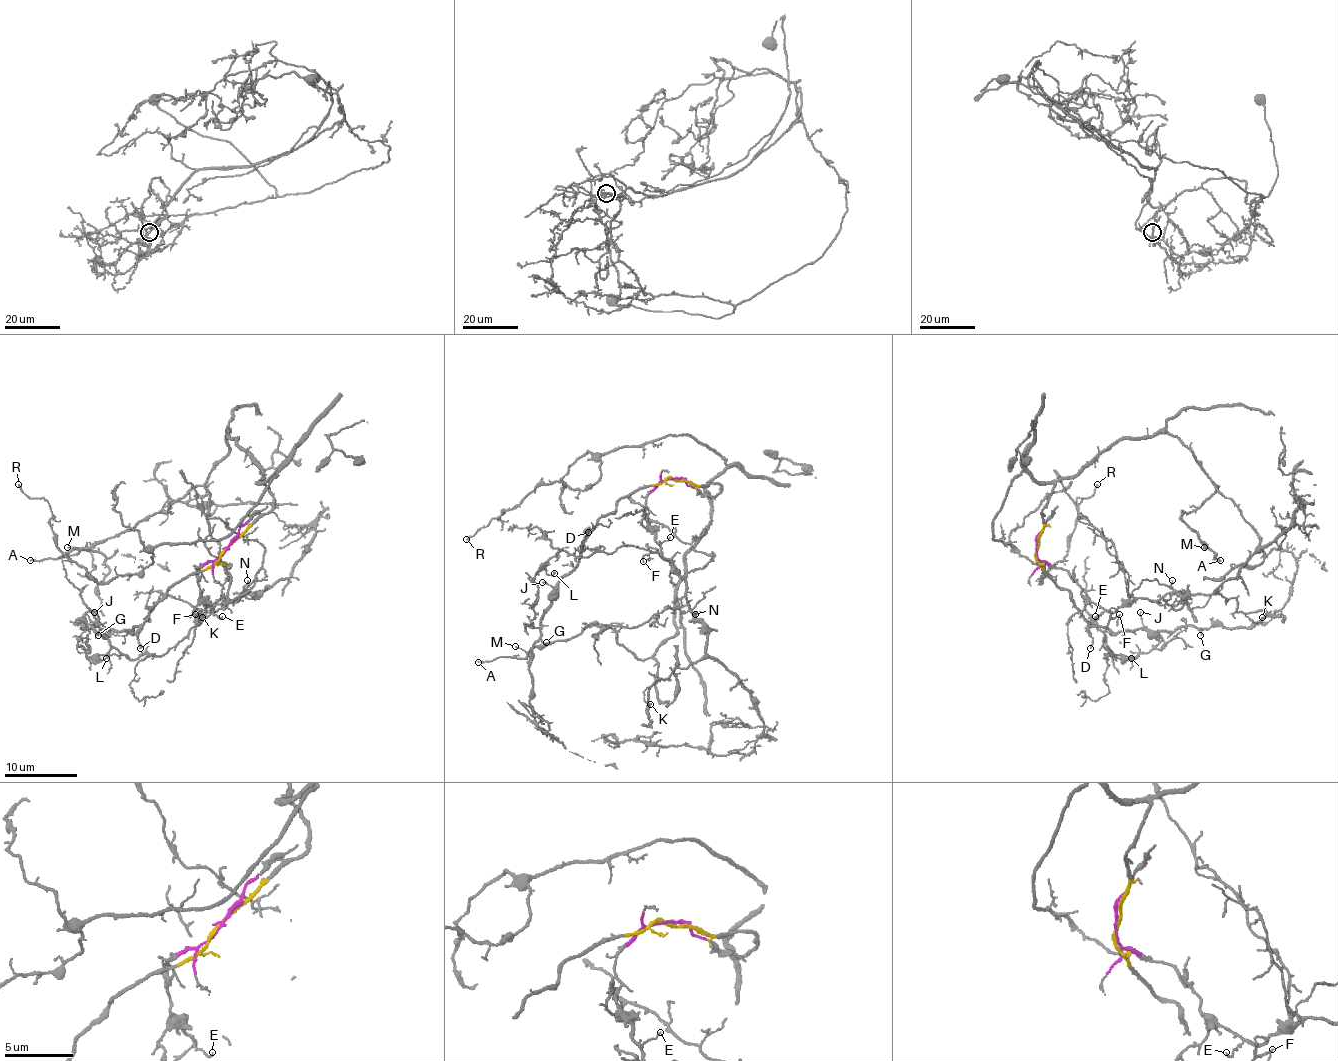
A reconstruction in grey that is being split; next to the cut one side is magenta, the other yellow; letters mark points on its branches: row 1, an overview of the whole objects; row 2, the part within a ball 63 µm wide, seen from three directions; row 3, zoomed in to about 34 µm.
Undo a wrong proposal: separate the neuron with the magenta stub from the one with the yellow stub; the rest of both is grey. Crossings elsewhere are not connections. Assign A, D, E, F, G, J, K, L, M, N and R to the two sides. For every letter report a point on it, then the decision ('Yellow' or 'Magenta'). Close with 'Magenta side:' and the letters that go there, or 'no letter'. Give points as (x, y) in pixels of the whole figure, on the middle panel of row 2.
A: Place: (478, 662). Yellow
D: Place: (588, 532). Yellow
E: Place: (670, 537). Magenta
F: Place: (643, 561). Magenta
G: Place: (546, 642). Yellow
J: Place: (542, 582). Yellow
K: Place: (650, 704). Magenta
L: Place: (554, 573). Magenta
M: Place: (515, 646). Yellow
N: Place: (695, 614). Magenta
R: Place: (466, 539). Yellow
Magenta side: E, F, K, L, N

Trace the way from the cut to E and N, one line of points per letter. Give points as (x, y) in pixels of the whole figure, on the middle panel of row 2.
E: (674, 478), (659, 484), (647, 496), (647, 523), (654, 533), (654, 540), (659, 545), (670, 536)
N: (674, 478), (668, 478), (647, 496), (647, 523), (661, 552), (685, 581), (687, 603), (696, 614)

